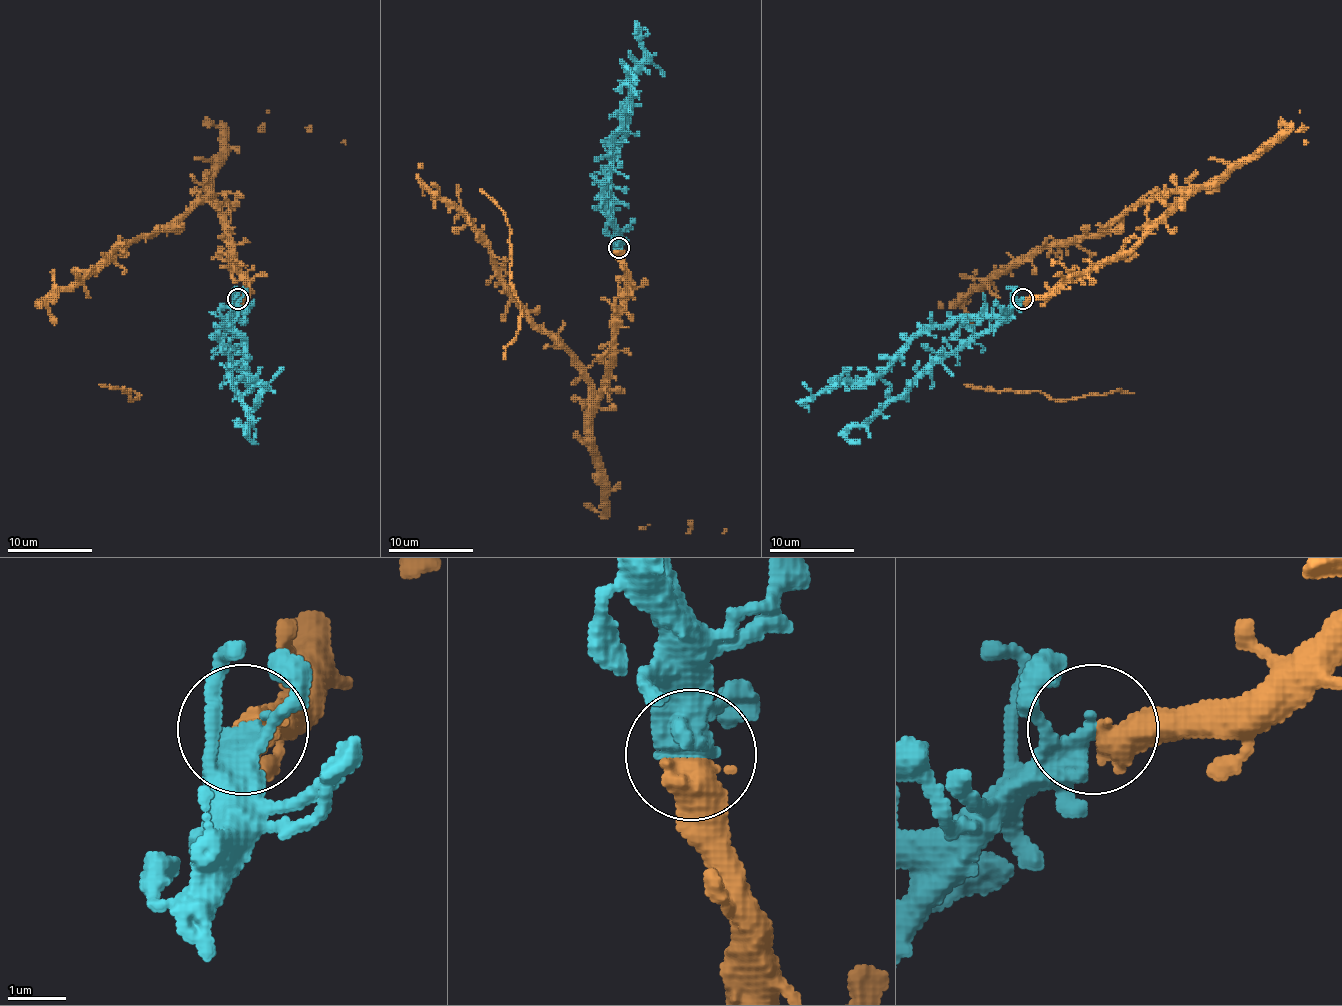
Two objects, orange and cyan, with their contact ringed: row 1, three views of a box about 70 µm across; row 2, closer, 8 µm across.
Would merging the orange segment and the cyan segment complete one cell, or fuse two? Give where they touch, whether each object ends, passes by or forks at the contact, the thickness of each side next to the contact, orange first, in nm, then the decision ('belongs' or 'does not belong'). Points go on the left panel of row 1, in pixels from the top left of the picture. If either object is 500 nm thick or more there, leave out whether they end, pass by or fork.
(237, 299) | 650/360 nm | belongs

